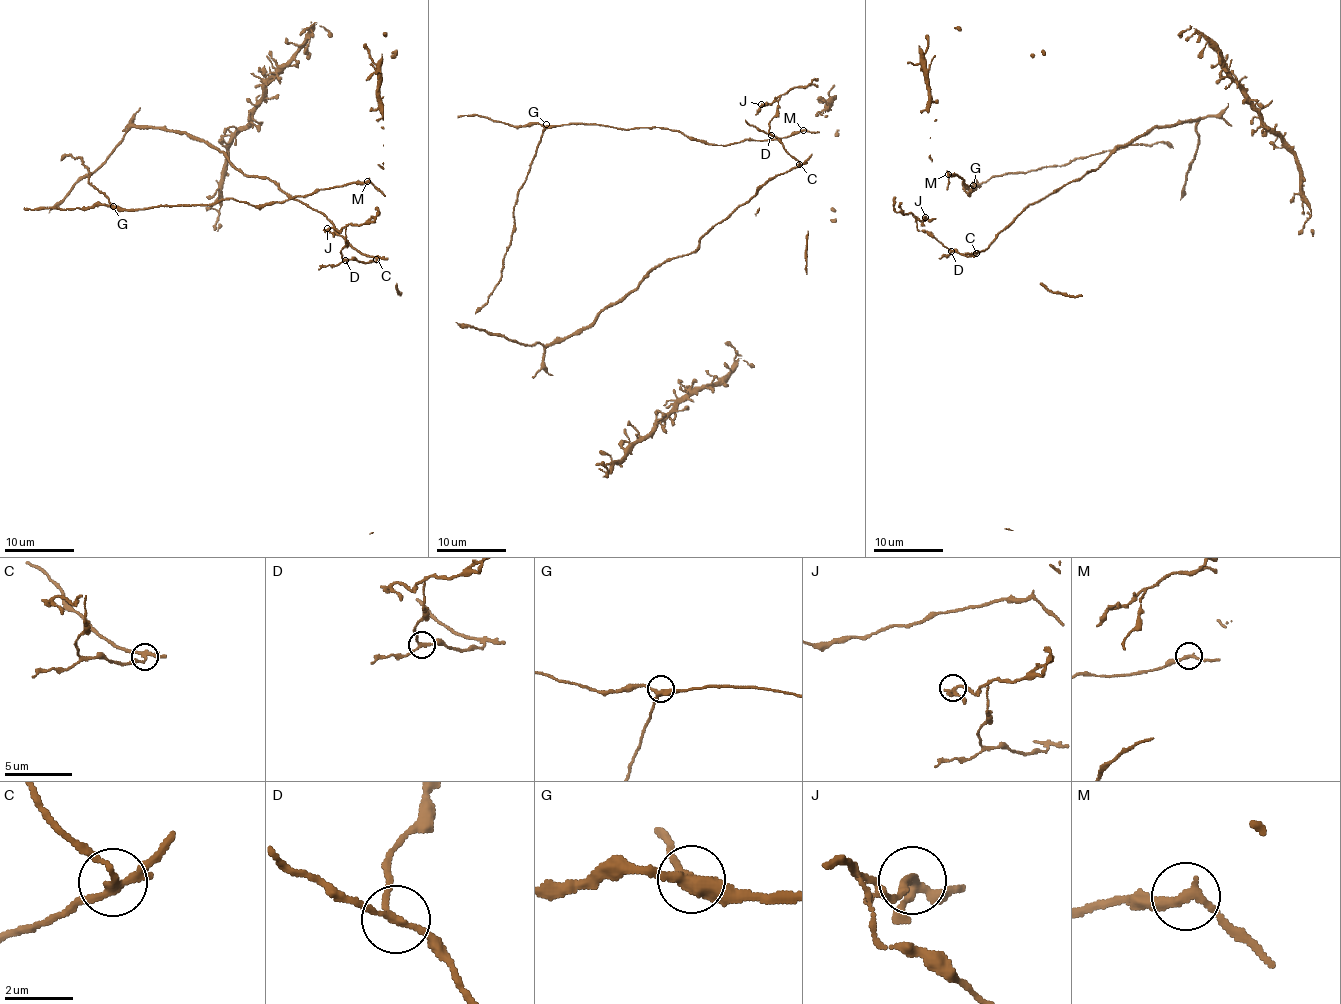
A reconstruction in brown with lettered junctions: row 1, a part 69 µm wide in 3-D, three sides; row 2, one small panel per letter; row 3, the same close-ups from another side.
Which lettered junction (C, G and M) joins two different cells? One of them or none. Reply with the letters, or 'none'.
C

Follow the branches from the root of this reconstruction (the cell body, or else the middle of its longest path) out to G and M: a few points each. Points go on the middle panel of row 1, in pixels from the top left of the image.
G: (475, 314), (500, 277), (503, 255), (513, 233), (517, 191), (527, 176), (546, 124)
M: (475, 314), (500, 277), (517, 191), (546, 128), (572, 123), (663, 127), (715, 145), (780, 139), (803, 130)

